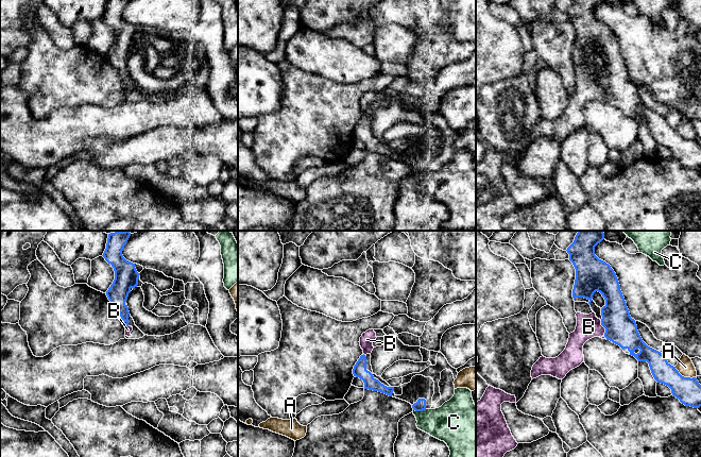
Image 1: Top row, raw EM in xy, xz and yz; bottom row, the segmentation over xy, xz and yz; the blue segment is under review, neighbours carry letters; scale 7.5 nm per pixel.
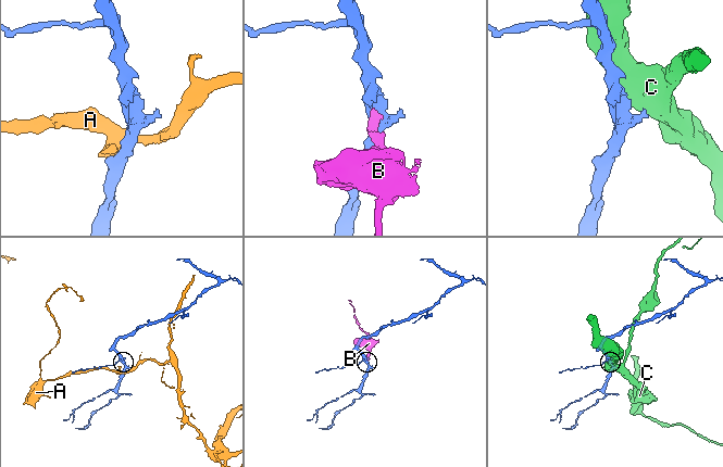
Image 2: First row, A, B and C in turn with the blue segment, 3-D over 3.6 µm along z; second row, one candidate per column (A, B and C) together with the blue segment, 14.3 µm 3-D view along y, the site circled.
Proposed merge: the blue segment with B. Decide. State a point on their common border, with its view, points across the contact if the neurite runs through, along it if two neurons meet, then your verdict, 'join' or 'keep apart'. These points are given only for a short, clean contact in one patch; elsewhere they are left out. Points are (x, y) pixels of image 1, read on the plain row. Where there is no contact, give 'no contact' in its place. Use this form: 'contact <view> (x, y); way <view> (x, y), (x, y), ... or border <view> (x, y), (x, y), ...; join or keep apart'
contact yz (603, 88); way yz (620, 90), (618, 88), (603, 88), (588, 88); join

